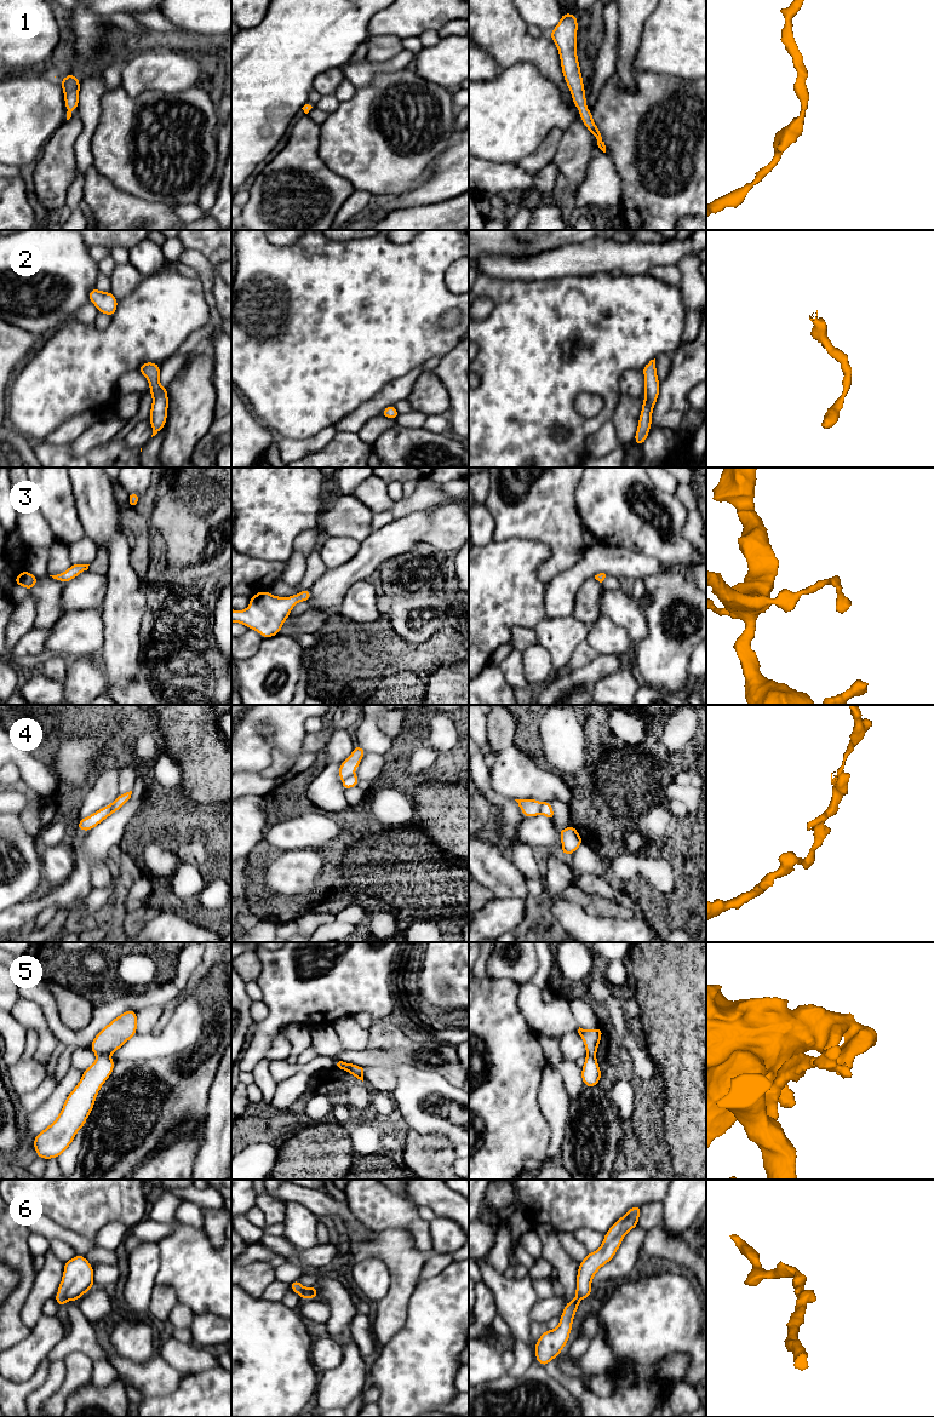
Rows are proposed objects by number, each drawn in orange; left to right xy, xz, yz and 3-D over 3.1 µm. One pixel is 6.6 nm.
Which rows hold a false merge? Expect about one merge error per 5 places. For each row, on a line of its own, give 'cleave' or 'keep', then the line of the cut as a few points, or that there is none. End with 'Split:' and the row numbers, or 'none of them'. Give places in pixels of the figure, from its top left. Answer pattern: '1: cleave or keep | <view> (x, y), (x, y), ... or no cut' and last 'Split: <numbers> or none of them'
1: keep | no cut
2: keep | no cut
3: keep | no cut
4: cleave | xy (114, 802), (110, 813)
5: cleave | xy (107, 1055), (97, 1057)
6: keep | no cut
Split: 4, 5

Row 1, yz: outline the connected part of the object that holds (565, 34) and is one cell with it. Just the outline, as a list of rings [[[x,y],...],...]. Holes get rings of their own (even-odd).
[[[562,13],[561,21],[549,35],[557,46],[562,73],[573,103],[580,110],[579,116],[589,132],[596,137],[598,148],[606,153],[601,131],[592,120],[592,113],[586,108],[585,88],[577,57],[577,30],[578,21],[574,13]]]

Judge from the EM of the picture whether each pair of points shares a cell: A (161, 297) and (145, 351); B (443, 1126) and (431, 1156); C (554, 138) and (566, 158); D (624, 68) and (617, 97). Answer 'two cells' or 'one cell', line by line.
A: one cell
B: two cells
C: two cells
D: two cells

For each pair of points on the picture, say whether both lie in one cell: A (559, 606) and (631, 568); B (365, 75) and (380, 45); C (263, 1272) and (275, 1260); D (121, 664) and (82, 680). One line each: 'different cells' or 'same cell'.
A: same cell
B: different cells
C: different cells
D: different cells

